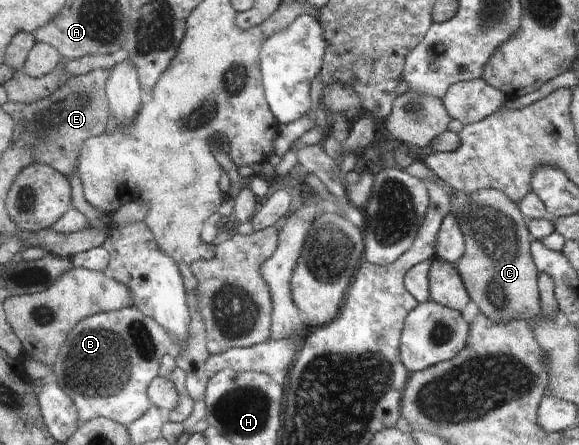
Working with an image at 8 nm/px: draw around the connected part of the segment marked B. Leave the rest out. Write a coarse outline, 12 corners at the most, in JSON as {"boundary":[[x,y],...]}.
{"boundary":[[133,306],[85,317],[51,378],[80,421],[128,427],[171,338]]}

